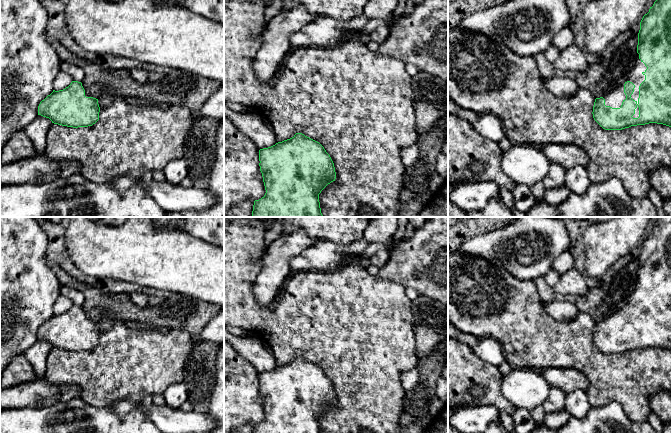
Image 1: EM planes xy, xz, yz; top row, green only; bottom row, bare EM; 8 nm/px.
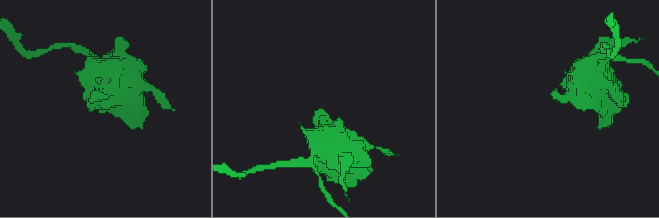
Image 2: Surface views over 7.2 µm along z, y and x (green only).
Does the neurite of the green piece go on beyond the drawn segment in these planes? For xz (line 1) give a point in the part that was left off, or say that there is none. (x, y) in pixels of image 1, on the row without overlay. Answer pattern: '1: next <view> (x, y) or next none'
1: next none

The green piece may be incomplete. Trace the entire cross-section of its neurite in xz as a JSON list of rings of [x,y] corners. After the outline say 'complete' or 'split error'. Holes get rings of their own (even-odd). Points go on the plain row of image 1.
[[[302,357],[260,373],[259,385],[266,417],[253,433],[321,433],[319,418],[336,403],[330,379]]]; complete

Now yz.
[[[659,217],[649,236],[643,240],[634,291],[615,313],[595,323],[592,338],[594,344],[605,354],[622,354],[649,347],[671,351],[671,217]]]; split error

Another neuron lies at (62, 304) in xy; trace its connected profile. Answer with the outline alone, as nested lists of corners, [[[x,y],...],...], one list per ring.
[[[60,295],[53,306],[53,314],[59,315],[68,311],[73,305],[72,301]]]

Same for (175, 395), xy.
[[[181,383],[170,385],[163,393],[166,405],[179,409],[187,400],[187,387]]]

